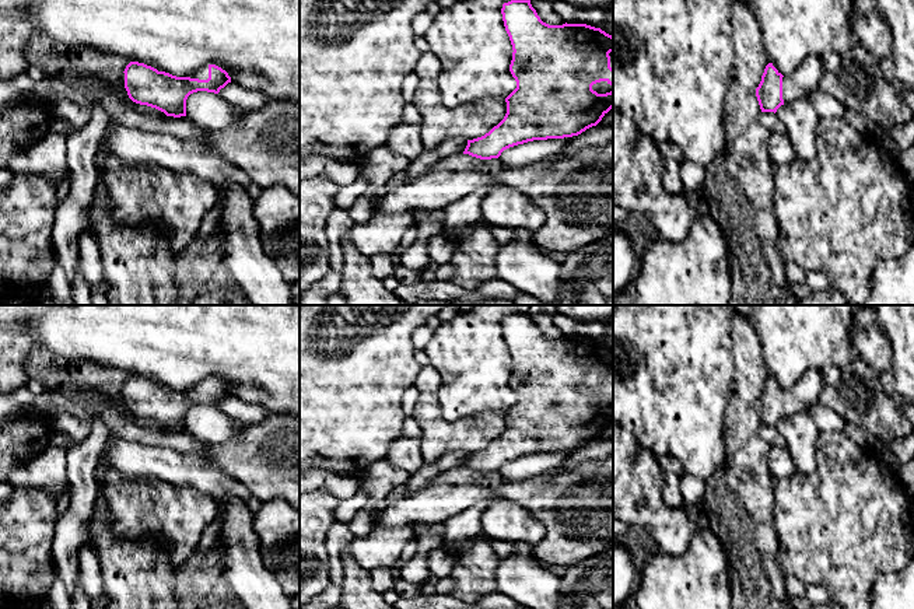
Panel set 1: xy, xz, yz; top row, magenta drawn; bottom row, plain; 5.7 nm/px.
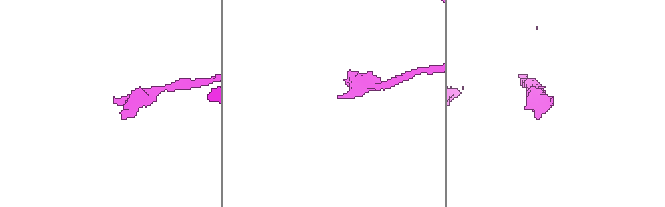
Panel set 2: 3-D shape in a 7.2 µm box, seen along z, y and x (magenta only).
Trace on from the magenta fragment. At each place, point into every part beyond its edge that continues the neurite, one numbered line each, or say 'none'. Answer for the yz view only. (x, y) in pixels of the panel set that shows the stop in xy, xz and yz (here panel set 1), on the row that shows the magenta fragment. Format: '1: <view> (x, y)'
1: yz (805, 79)

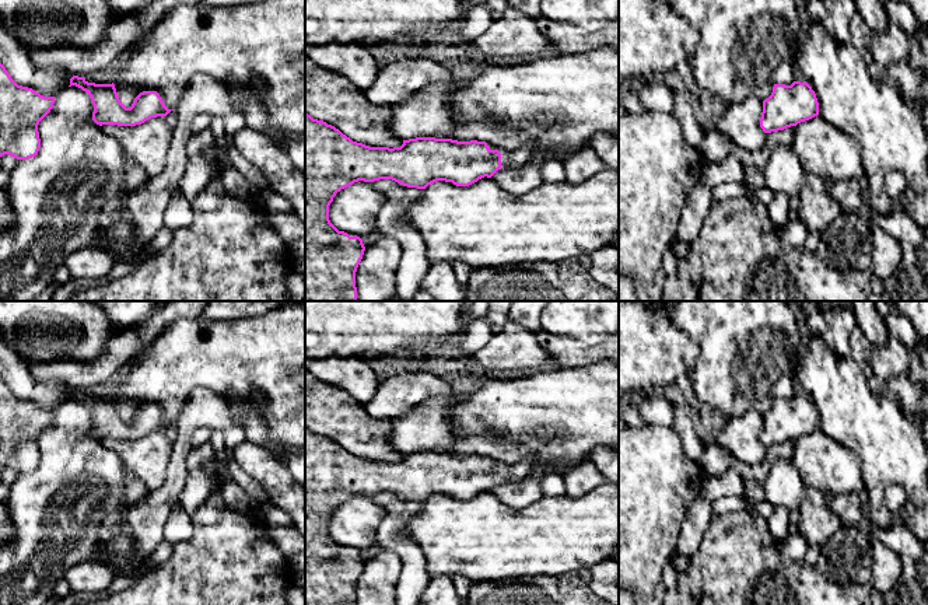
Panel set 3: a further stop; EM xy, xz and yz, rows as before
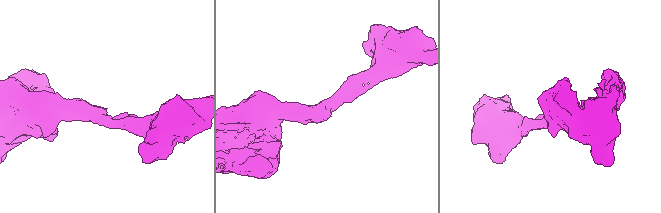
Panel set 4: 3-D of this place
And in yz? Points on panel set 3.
none

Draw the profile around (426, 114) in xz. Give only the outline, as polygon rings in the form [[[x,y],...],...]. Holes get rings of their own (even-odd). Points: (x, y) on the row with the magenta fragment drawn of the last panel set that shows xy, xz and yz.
[[[466,80],[430,84],[403,102],[391,104],[389,127],[403,140],[416,137],[451,139],[459,122],[451,108],[451,95],[463,88]]]

